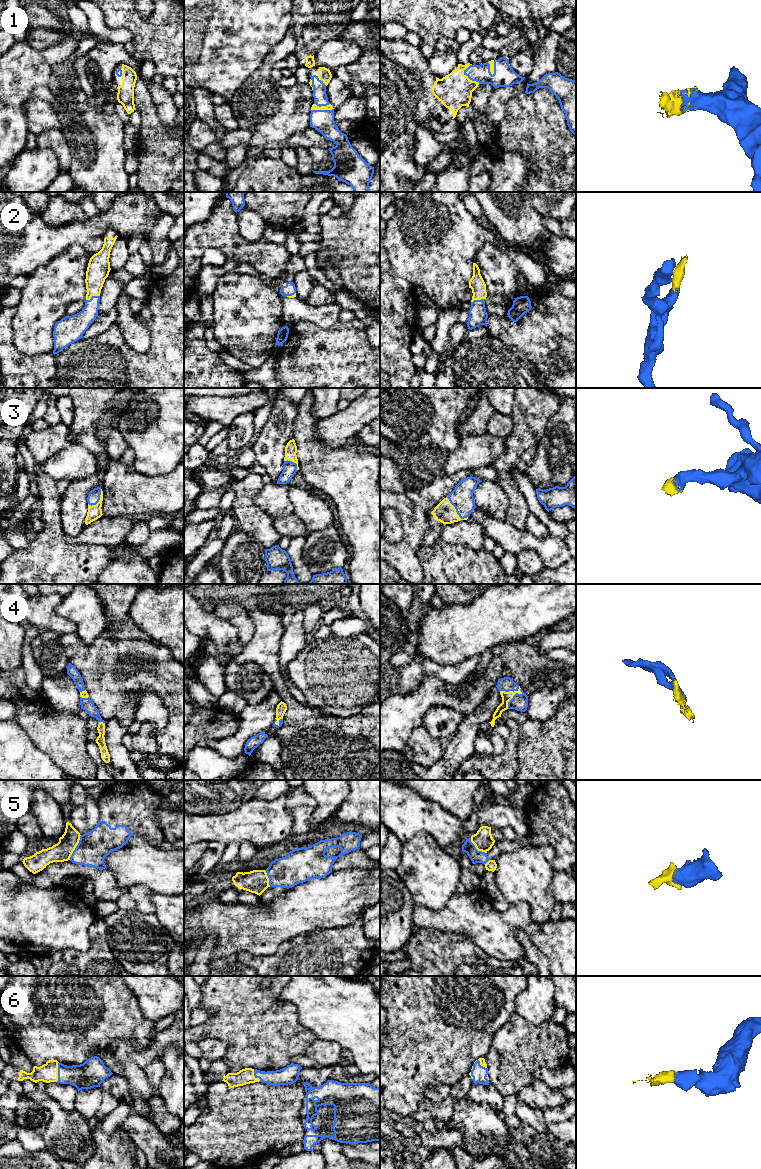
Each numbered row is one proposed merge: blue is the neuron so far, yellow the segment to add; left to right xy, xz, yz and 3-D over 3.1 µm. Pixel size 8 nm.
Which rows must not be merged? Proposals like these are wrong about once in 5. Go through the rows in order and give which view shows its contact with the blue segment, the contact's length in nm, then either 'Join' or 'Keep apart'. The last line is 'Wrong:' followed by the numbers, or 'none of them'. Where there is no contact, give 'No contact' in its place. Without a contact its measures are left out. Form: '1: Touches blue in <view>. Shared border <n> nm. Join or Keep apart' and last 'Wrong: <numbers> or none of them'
1: Touches blue in yz. Shared border 170 nm. Join
2: Touches blue in xy. Shared border 120 nm. Join
3: Touches blue in yz. Shared border 240 nm. Join
4: Touches blue in yz. Shared border 200 nm. Join
5: Touches blue in xy. Shared border 220 nm. Keep apart
6: Touches blue in xy. Shared border 160 nm. Join
Wrong: 5

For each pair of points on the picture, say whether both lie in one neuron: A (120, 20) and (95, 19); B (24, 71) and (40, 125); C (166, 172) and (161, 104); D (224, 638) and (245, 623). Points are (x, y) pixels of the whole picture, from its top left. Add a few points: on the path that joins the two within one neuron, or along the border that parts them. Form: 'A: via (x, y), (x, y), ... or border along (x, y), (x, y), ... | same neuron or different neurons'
A: border along (100, 10), (104, 22), (109, 27), (126, 28) | different neurons
B: border along (50, 103), (29, 99), (25, 103), (27, 122) | different neurons
C: border along (153, 100), (159, 120), (173, 137) | different neurons
D: border along (216, 616), (236, 629), (243, 646) | different neurons

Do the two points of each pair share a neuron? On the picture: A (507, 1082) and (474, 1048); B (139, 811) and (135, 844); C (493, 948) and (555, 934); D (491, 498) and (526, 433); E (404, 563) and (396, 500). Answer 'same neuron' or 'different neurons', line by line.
A: different neurons
B: different neurons
C: same neuron
D: different neurons
E: same neuron

